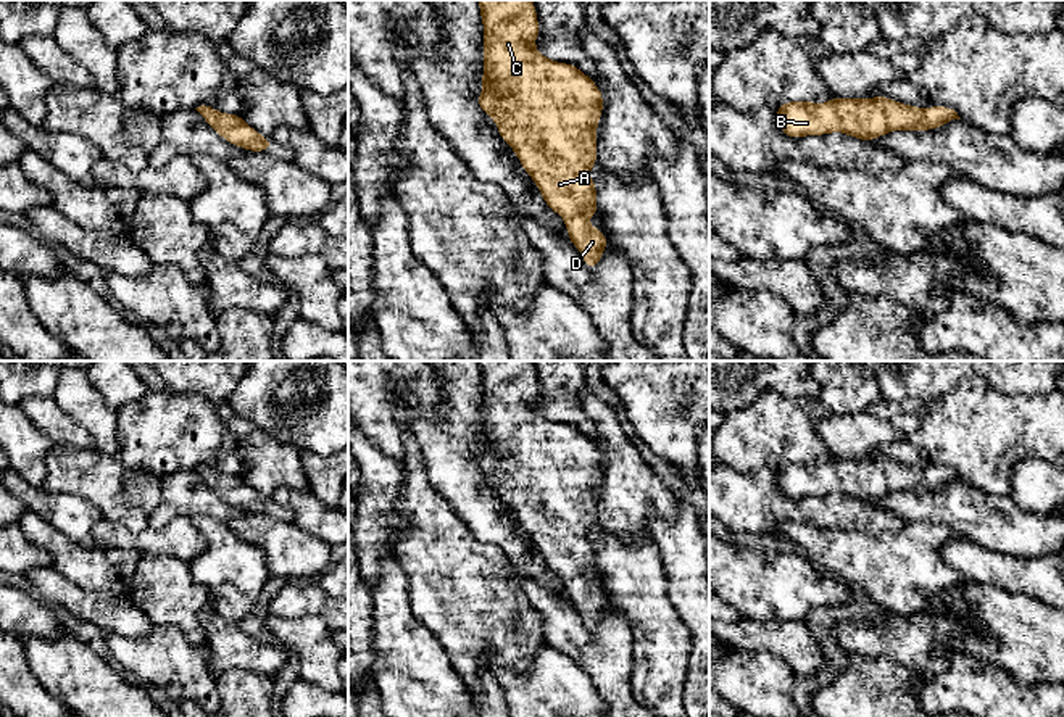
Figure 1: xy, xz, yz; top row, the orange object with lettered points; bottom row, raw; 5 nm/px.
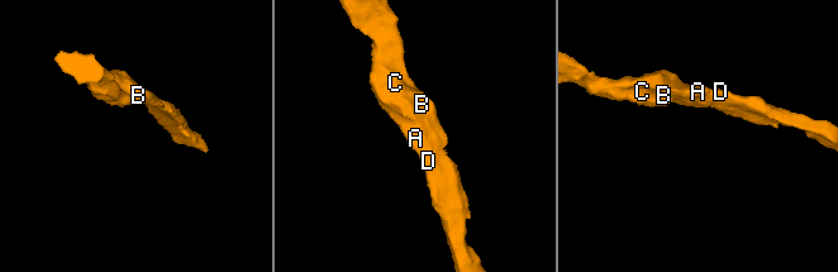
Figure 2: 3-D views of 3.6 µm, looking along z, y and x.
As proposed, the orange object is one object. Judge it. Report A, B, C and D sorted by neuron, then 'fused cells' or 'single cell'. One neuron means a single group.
A B C D | single cell

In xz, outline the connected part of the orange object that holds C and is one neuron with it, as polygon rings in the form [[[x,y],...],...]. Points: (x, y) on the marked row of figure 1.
[[[477,0],[484,26],[484,92],[479,108],[497,124],[498,134],[517,155],[522,169],[540,190],[547,206],[566,221],[566,232],[588,269],[595,269],[608,238],[587,219],[600,214],[596,185],[588,171],[596,164],[596,126],[603,93],[587,74],[569,63],[543,56],[534,42],[540,34],[532,0]]]

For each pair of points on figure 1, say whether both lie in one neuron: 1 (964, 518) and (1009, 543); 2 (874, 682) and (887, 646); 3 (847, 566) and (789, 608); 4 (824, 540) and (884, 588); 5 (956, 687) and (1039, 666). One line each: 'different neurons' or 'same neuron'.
1: same neuron
2: different neurons
3: different neurons
4: same neuron
5: different neurons

